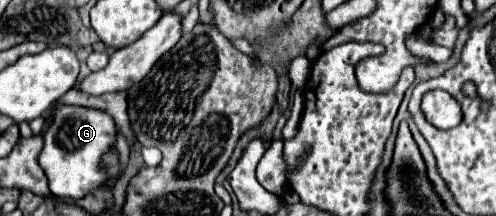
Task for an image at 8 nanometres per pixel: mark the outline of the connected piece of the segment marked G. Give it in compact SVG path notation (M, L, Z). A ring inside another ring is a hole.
M55 104L53 118L43 134L43 150L39 154L39 166L49 178L49 190L57 198L83 198L87 192L101 188L107 180L107 172L99 166L101 156L115 146L115 120L107 112L97 112L95 108Z

